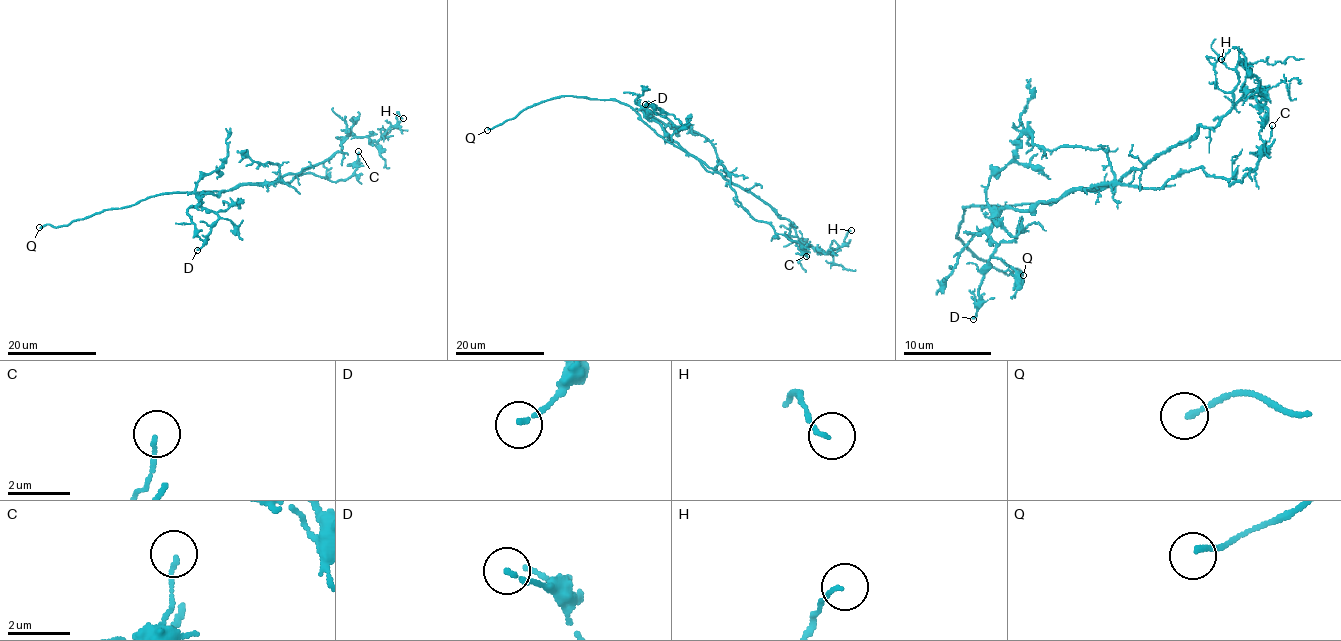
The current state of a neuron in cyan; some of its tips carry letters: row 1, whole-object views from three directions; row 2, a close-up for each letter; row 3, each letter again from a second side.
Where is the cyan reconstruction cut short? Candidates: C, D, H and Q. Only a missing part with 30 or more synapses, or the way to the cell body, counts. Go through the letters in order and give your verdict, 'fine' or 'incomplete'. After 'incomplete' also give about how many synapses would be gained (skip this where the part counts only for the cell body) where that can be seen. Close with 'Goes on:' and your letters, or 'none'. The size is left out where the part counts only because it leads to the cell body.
C: fine
D: fine
H: fine
Q: incomplete
Goes on: Q

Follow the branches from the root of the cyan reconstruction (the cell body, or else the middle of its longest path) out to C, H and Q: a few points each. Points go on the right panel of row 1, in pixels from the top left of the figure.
C: (1076, 189), (1096, 191), (1091, 189), (1098, 185), (1157, 189), (1199, 167), (1232, 185), (1257, 165), (1272, 125)
H: (1076, 189), (1111, 187), (1202, 125), (1213, 127), (1243, 92), (1263, 105), (1246, 57), (1232, 48), (1221, 59)
Q: (1076, 189), (1054, 202), (964, 209), (957, 237), (1006, 275), (1014, 268), (1023, 275)

